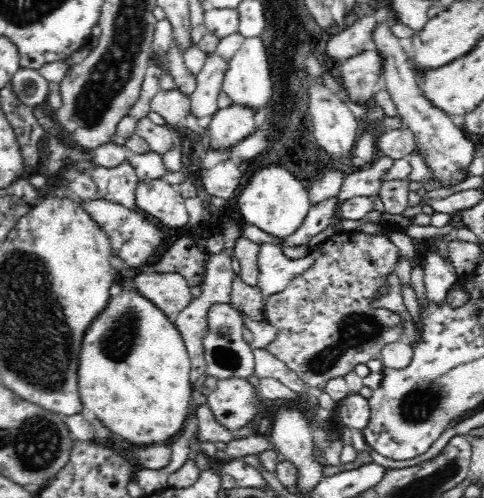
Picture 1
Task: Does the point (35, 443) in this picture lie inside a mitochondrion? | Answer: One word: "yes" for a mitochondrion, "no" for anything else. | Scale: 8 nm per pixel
yes

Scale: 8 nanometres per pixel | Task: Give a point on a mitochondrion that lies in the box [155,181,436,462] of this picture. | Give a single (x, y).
(361, 328)

